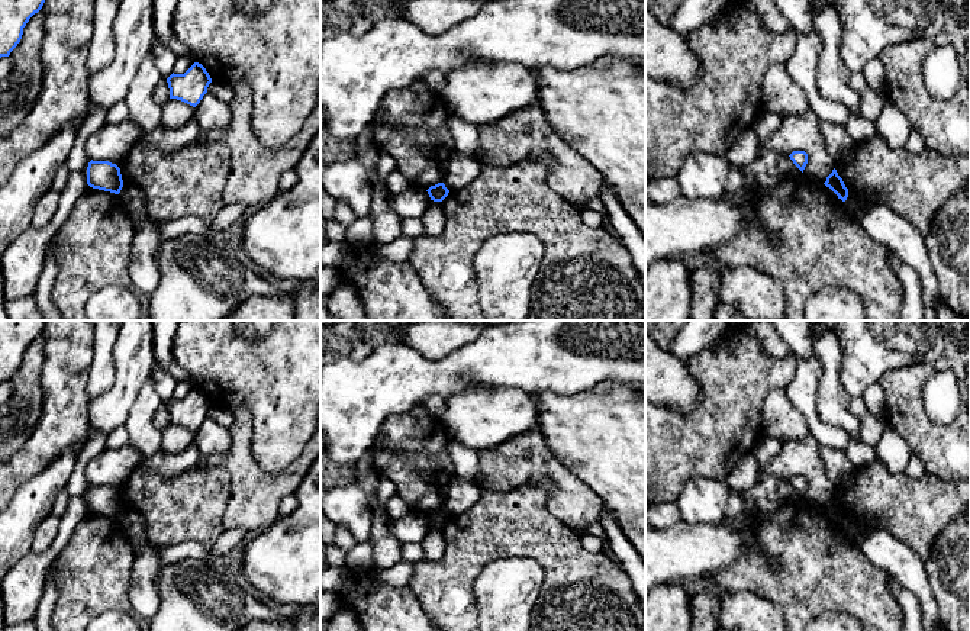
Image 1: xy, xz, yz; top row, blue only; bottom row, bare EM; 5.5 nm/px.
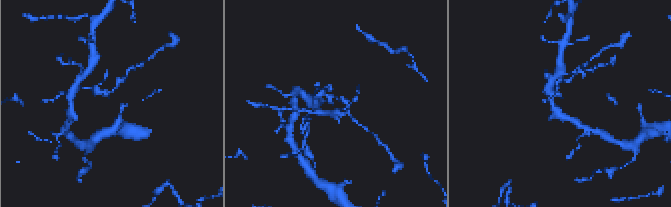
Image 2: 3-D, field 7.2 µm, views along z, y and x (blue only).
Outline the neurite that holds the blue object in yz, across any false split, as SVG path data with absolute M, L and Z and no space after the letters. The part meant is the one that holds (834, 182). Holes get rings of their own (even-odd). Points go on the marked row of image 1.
M834 168L832 173L826 177L826 181L824 183L826 187L829 187L838 199L842 202L848 197L848 189L845 187L842 178L838 176L837 170Z

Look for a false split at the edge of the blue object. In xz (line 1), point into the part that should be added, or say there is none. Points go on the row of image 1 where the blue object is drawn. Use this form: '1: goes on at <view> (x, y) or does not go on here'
1: does not go on here

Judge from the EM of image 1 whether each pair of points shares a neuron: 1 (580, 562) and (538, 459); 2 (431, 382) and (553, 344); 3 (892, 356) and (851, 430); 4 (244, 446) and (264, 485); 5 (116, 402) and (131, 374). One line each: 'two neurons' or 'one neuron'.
1: two neurons
2: one neuron
3: two neurons
4: one neuron
5: one neuron

